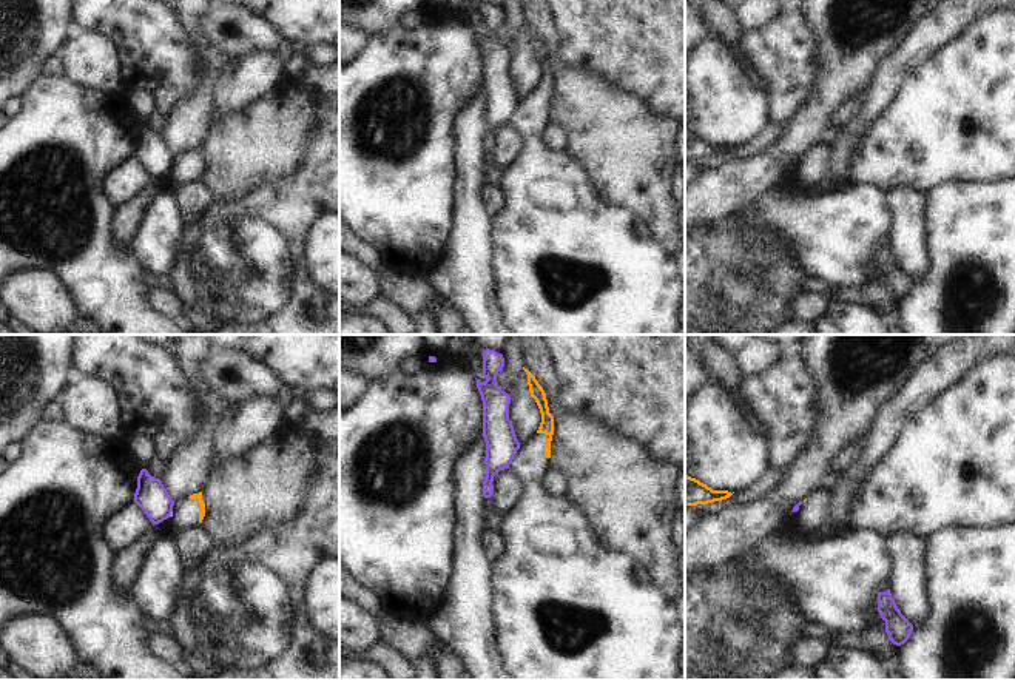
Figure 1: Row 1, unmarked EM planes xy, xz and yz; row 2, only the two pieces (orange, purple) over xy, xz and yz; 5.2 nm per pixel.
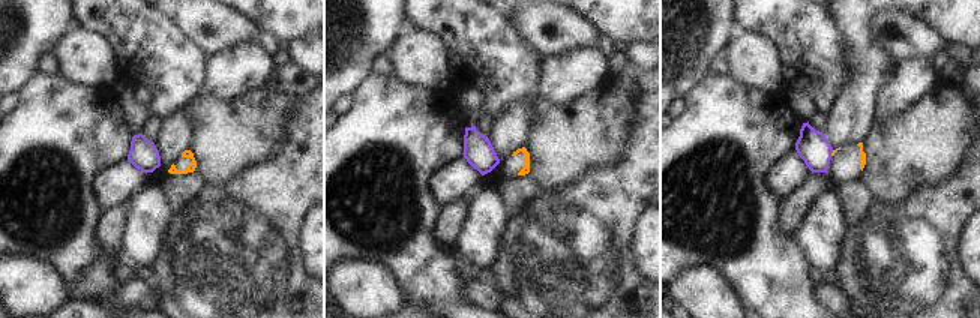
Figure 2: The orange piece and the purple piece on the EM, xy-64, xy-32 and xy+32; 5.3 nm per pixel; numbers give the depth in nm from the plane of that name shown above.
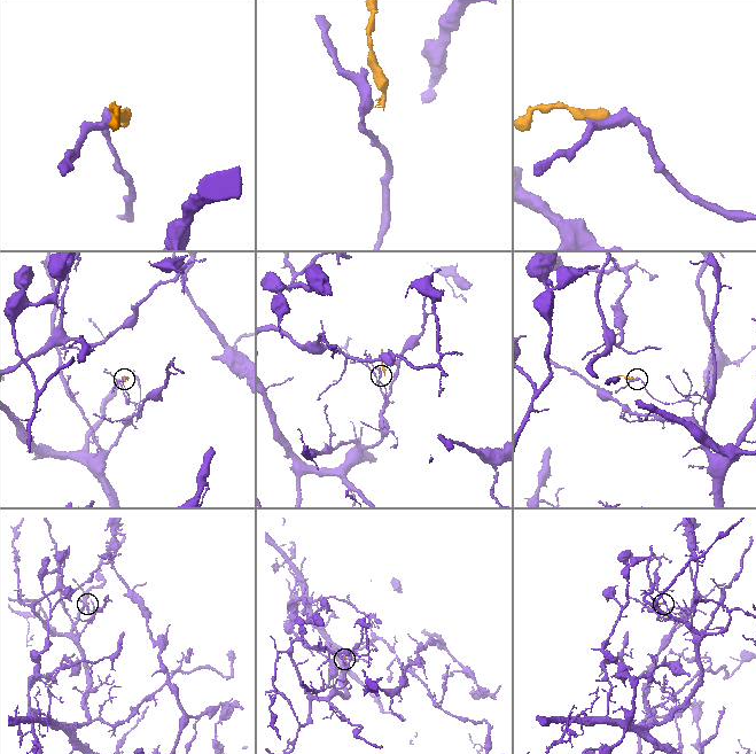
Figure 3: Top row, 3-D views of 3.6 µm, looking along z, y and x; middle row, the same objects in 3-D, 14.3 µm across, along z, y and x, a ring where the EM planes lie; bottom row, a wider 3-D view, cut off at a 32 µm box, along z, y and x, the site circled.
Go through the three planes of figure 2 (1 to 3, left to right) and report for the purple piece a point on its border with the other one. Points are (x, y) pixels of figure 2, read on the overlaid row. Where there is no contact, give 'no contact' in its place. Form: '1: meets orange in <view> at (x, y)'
1: no contact
2: no contact
3: meets orange in xy+32 at (832, 153)

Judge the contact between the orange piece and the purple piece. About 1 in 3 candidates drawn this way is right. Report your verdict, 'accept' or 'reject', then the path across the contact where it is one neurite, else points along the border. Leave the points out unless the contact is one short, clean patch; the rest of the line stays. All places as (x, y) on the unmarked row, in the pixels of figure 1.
reject; border xy (171, 165), (168, 170)

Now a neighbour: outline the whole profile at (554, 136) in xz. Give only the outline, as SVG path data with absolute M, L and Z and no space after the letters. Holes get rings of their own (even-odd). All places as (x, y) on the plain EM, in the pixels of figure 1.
M551 123L545 130L541 140L551 150L565 150L566 148L566 133L557 123Z

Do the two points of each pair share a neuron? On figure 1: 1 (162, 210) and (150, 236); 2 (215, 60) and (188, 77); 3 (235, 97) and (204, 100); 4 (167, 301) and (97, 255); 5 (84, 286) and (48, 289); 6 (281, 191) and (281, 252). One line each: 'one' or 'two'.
1: one
2: two
3: two
4: two
5: two
6: one

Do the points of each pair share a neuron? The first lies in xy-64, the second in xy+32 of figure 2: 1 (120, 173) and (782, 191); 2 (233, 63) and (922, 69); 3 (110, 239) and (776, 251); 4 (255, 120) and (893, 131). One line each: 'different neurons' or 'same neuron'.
1: same neuron
2: same neuron
3: different neurons
4: same neuron

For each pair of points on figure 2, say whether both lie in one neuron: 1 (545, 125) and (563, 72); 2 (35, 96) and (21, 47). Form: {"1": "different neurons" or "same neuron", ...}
{"1": "different neurons", "2": "different neurons"}

